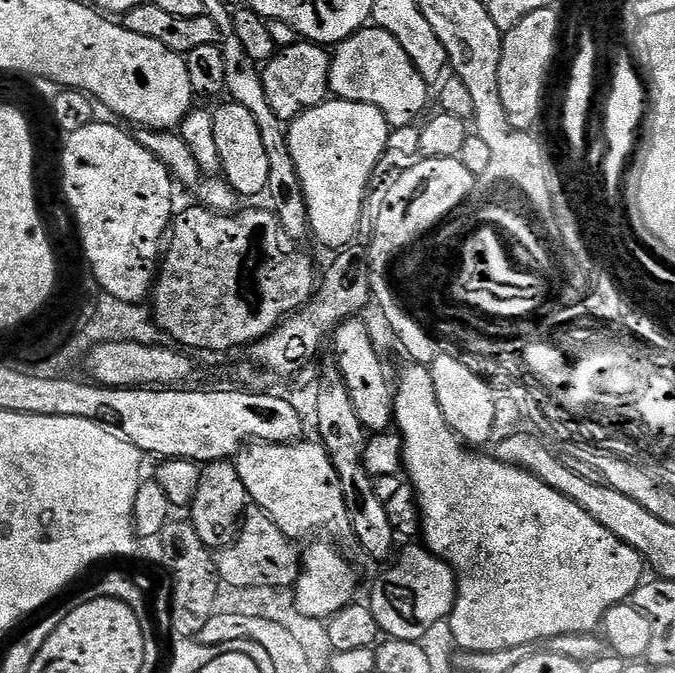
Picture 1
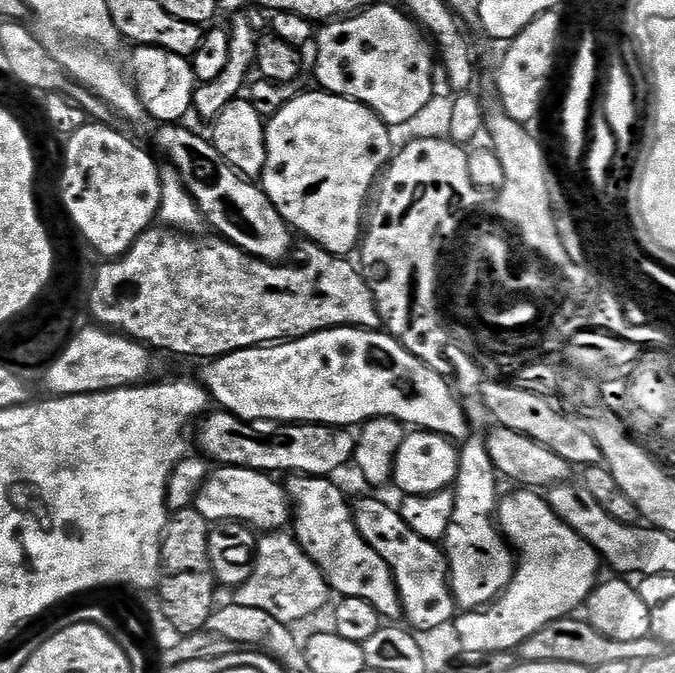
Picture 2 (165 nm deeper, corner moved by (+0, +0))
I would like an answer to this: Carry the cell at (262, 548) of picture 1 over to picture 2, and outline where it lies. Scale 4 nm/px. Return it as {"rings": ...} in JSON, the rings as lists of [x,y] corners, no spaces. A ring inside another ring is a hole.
{"rings":[[[281,530],[261,535],[257,539],[252,573],[244,584],[235,589],[234,602],[238,606],[264,610],[271,617],[278,618],[279,622],[290,626],[298,619],[329,607],[328,596],[330,589],[320,567],[304,553],[295,535]]]}

